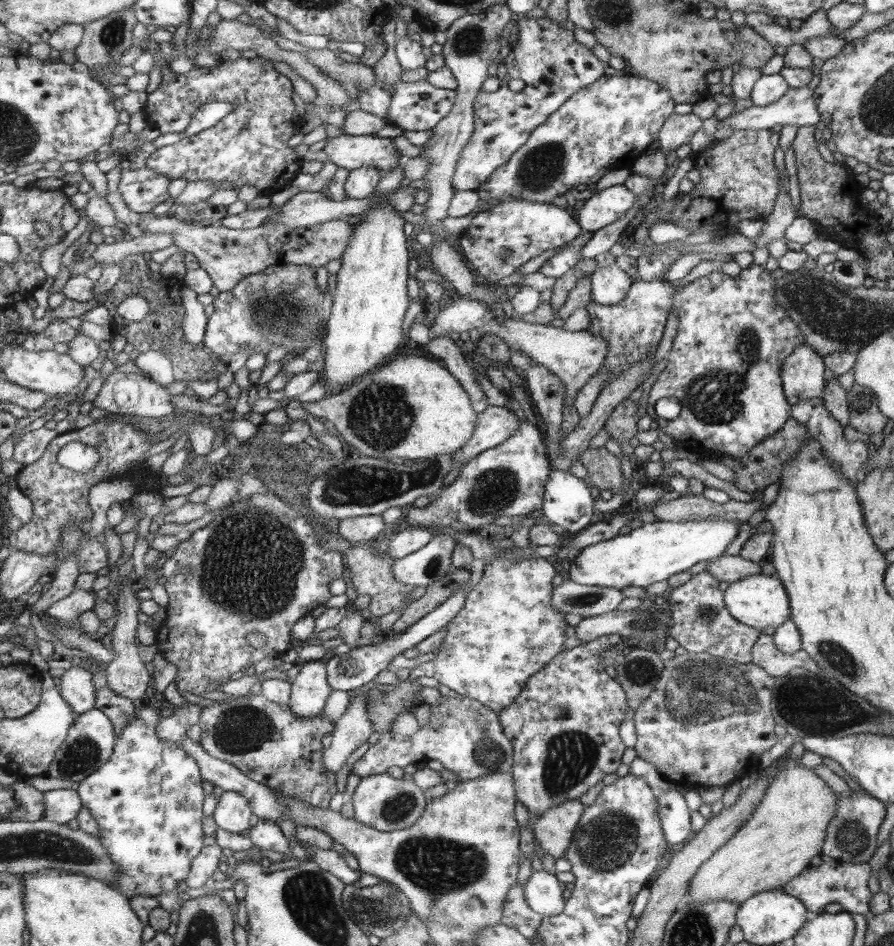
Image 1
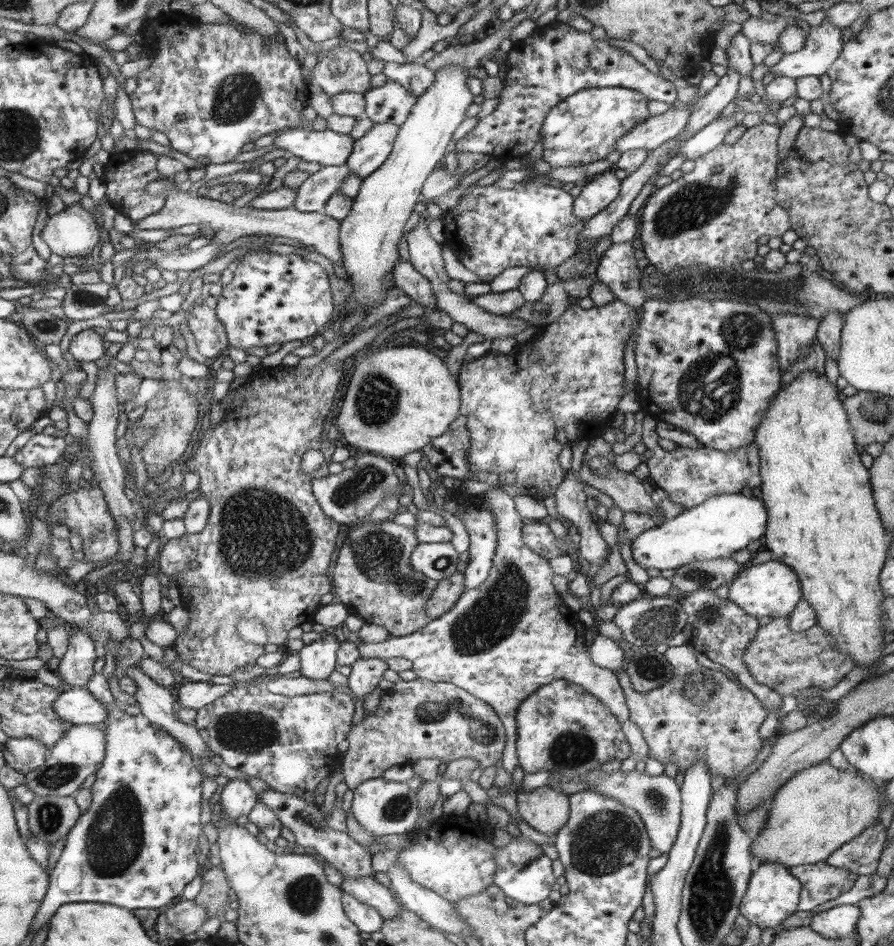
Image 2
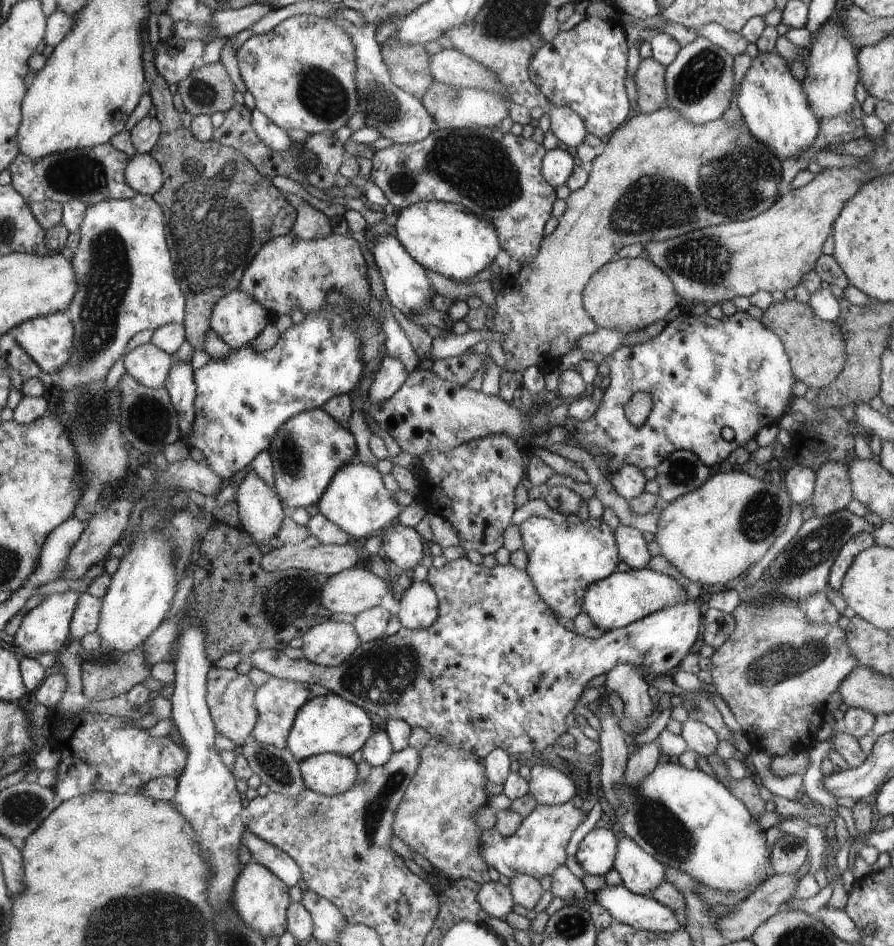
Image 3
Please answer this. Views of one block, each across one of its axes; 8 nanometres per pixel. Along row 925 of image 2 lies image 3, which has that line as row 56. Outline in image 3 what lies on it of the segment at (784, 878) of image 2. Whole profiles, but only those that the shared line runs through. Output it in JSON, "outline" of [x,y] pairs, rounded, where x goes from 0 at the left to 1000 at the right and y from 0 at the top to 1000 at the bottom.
{"outline":[[[849,55],[840,66],[841,70],[830,82],[823,101],[823,110],[829,115],[837,140],[875,169],[890,167],[911,152],[918,137],[918,129],[911,123],[897,88],[888,81],[877,60],[869,55]]]}

